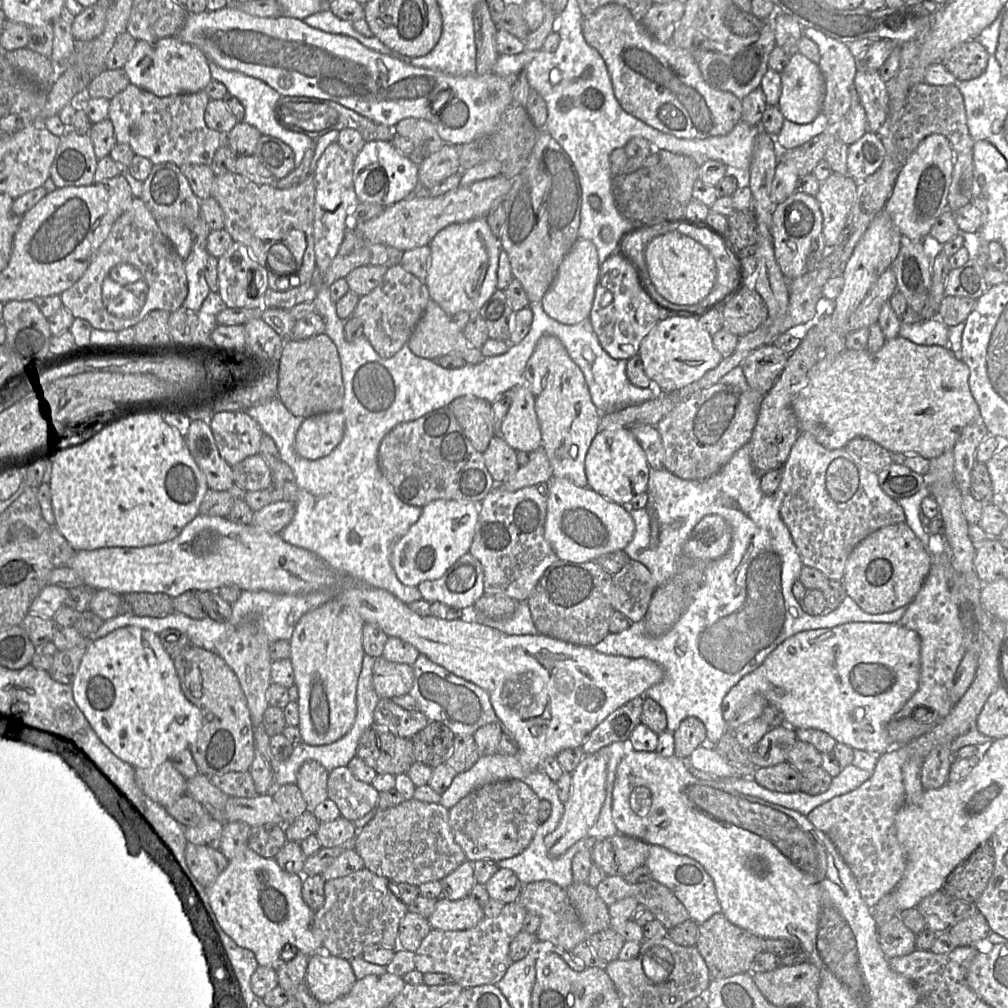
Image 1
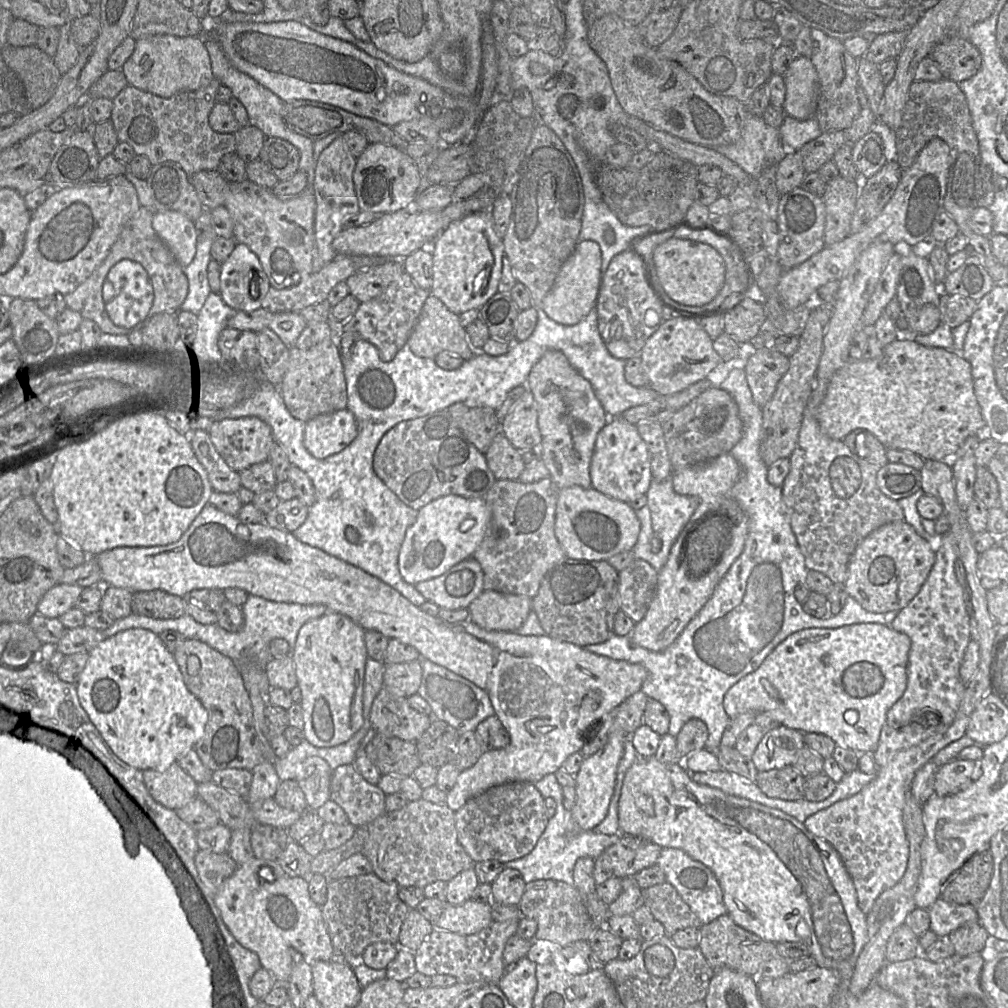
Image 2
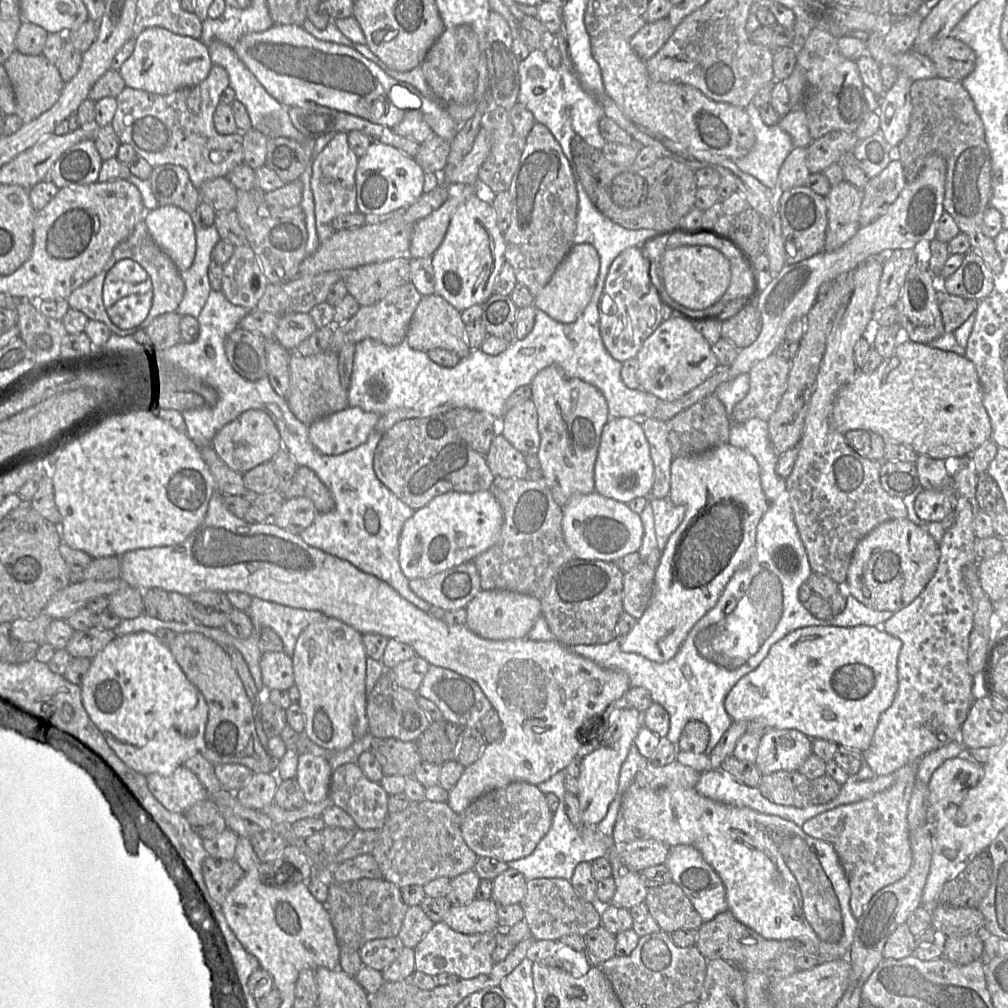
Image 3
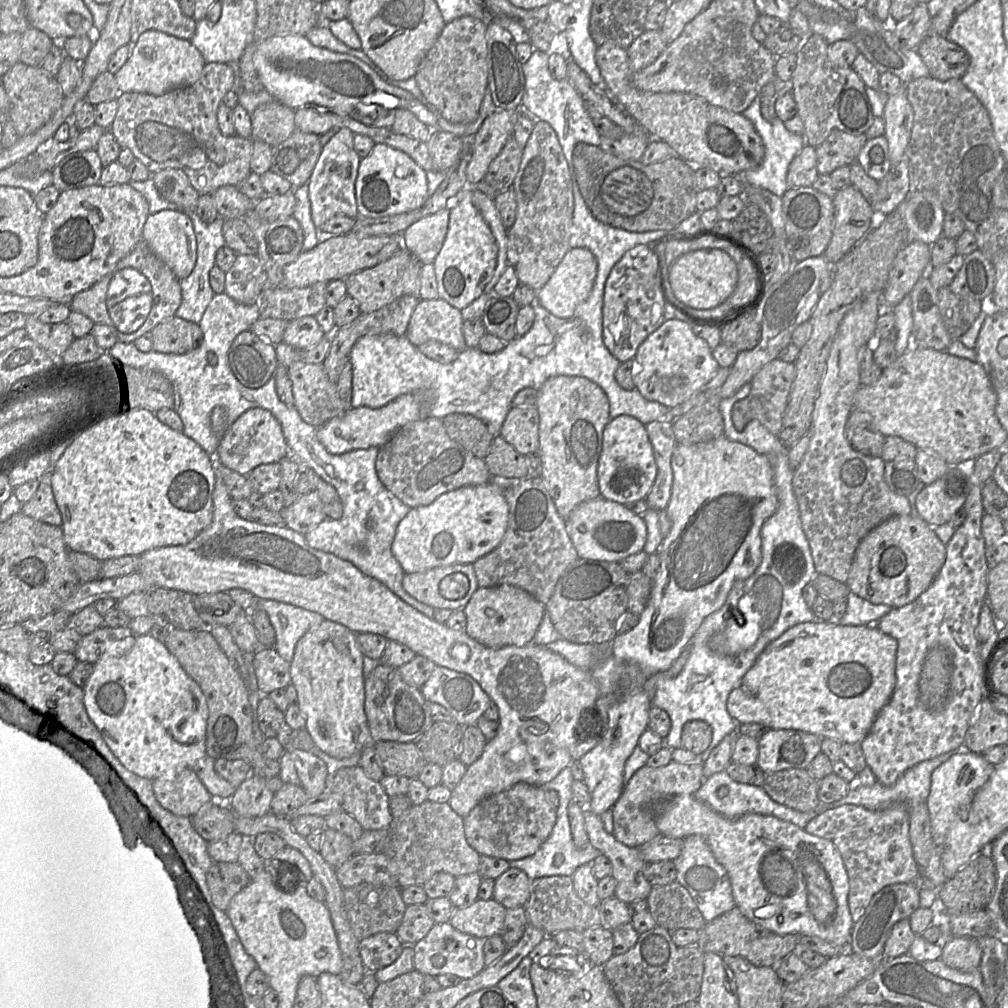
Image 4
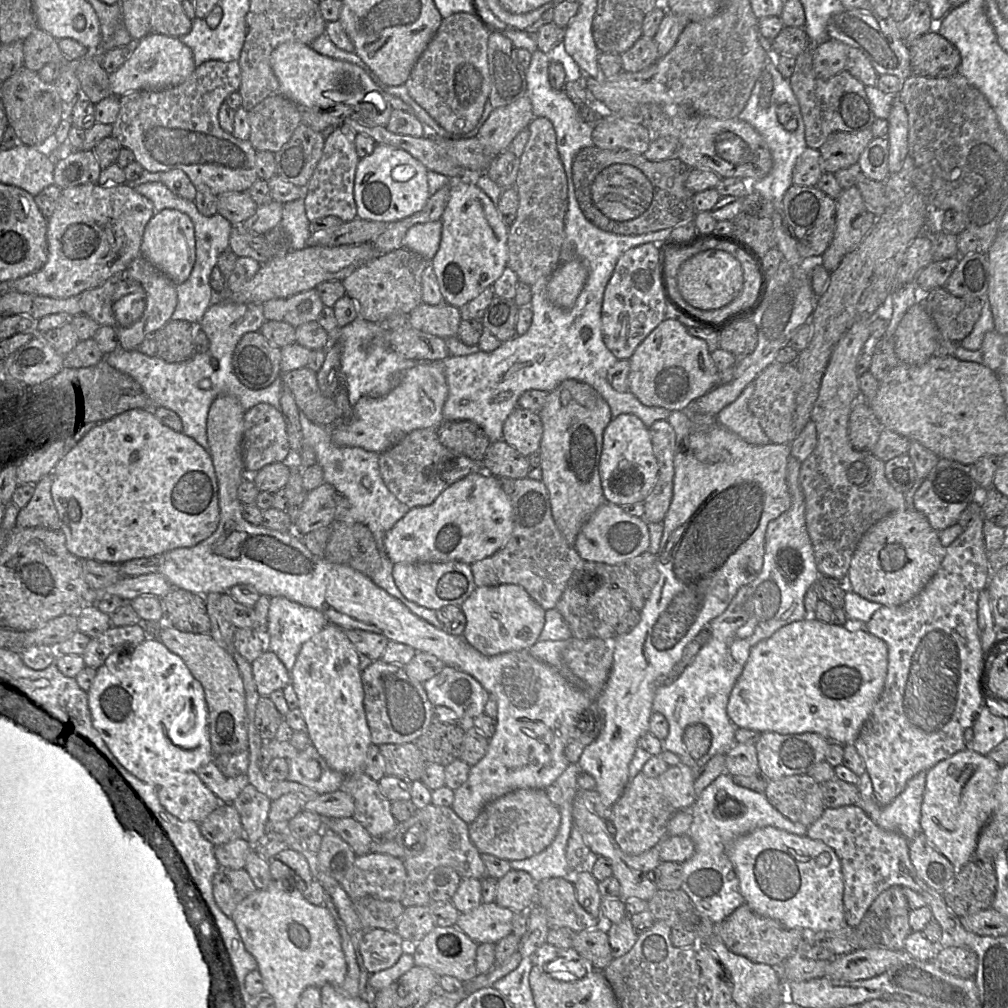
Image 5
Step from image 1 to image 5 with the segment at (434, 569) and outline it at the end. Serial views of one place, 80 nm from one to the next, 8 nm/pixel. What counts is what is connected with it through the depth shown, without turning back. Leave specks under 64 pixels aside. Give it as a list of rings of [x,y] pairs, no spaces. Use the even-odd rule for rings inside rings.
[[[481,470],[454,482],[432,504],[411,508],[387,531],[384,546],[393,563],[459,561],[471,565],[498,551],[512,530],[512,505],[500,478]]]

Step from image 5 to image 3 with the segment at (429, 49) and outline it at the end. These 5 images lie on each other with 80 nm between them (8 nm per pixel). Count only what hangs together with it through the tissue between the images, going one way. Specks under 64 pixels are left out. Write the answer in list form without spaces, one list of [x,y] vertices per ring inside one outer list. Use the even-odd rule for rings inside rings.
[[[462,24],[445,28],[421,63],[426,82],[446,102],[468,104],[473,100],[478,81],[480,49],[471,26]]]

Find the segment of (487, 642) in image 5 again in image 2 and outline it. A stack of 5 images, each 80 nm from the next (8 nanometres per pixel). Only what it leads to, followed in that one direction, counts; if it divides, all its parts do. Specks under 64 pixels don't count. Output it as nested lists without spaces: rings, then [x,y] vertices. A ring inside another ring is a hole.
[[[484,590],[468,607],[469,619],[489,631],[515,632],[532,610],[527,596]]]

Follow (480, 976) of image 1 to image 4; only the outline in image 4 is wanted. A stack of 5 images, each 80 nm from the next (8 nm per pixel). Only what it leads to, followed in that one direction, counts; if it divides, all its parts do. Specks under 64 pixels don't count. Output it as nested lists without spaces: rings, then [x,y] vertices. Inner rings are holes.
[[[447,923],[435,924],[428,934],[414,945],[414,970],[425,976],[452,974],[470,979],[485,969],[484,945],[486,939],[464,934]]]

